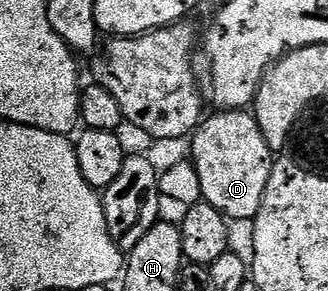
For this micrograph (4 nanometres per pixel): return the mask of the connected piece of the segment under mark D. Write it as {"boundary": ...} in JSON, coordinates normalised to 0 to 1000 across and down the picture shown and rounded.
{"boundary":[[[692,375],[643,392],[585,460],[585,550],[610,601],[616,691],[659,711],[659,725],[680,732],[704,763],[771,763],[805,684],[805,643],[817,643],[817,601],[829,601],[838,515],[817,505],[771,385]]]}

